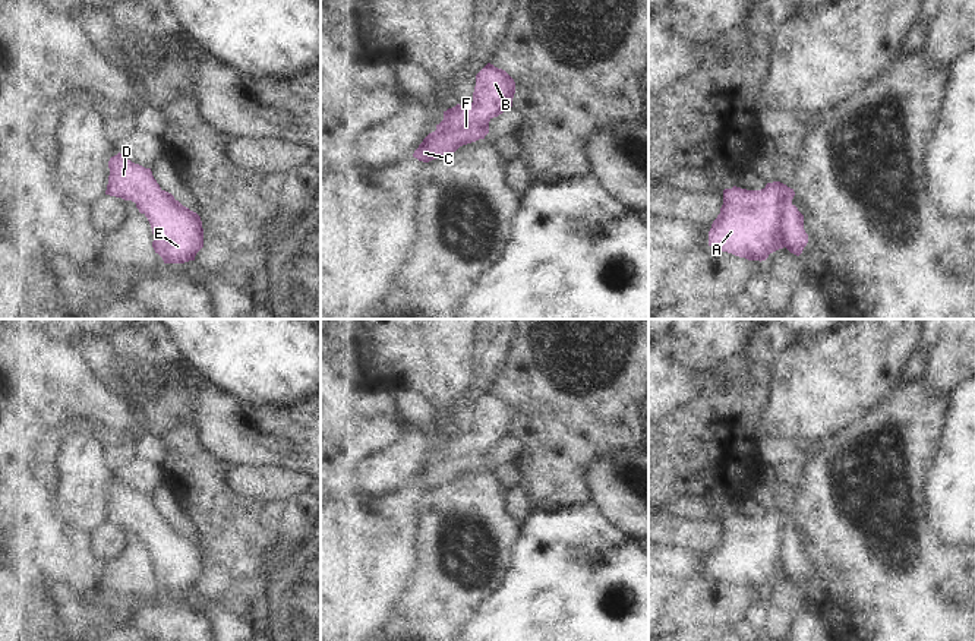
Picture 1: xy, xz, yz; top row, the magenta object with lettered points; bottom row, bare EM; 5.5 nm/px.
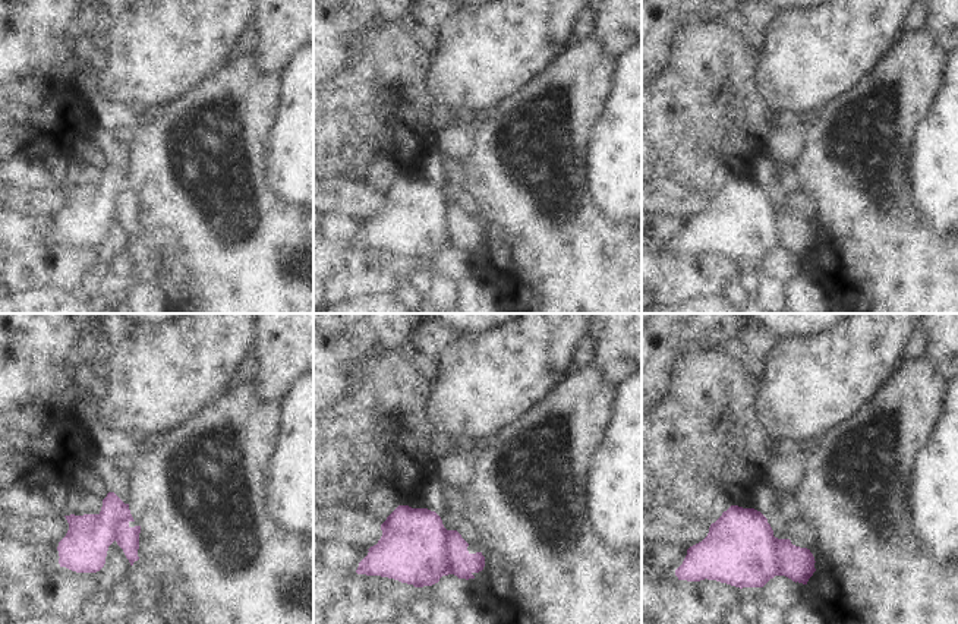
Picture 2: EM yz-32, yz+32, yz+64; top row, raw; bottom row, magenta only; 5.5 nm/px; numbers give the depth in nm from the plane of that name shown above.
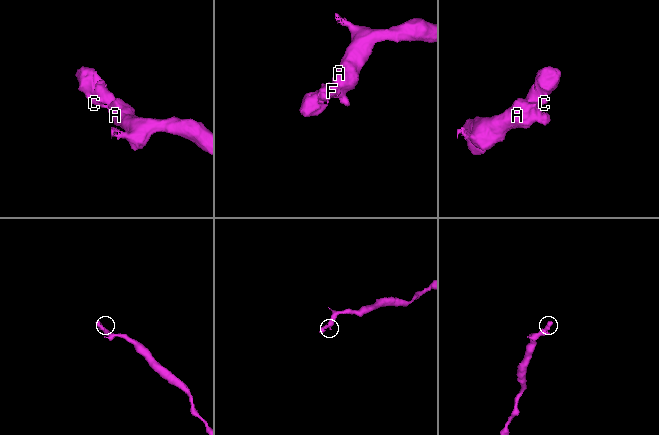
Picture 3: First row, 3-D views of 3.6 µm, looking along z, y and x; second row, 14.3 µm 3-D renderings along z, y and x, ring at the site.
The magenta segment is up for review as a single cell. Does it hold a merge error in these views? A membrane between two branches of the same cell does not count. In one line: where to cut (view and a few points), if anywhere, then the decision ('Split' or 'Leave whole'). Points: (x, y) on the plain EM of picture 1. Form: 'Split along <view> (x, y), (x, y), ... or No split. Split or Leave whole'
No split. Leave whole.

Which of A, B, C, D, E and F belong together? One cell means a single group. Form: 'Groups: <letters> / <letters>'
Groups: A B C D E F.

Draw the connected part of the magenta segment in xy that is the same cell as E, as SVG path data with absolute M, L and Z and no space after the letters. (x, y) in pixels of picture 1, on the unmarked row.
M123 481L108 489L105 522L132 528L152 556L152 575L164 591L195 588L203 575L201 544L160 515L151 496L132 490Z

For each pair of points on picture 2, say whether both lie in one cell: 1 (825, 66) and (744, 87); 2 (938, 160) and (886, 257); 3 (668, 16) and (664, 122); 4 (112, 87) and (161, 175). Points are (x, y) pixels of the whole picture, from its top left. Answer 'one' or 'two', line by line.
1: two
2: two
3: two
4: two

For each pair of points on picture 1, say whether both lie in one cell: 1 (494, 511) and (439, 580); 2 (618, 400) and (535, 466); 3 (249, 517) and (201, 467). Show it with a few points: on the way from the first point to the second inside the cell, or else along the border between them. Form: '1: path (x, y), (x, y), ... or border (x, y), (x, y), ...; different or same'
1: path (464, 511), (441, 512), (435, 550); same
2: path (596, 417), (580, 433), (577, 444), (557, 464); same
3: path (236, 505), (211, 480); same

